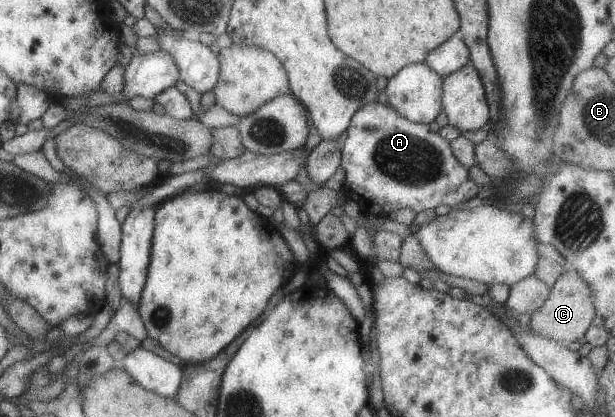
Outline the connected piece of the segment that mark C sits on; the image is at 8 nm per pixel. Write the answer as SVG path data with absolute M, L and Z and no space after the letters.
M572 269L564 271L557 277L549 290L546 300L530 313L528 326L533 333L552 339L562 345L568 345L584 337L585 331L591 325L591 319L596 316L593 303L591 303L591 289L585 285L585 281Z

